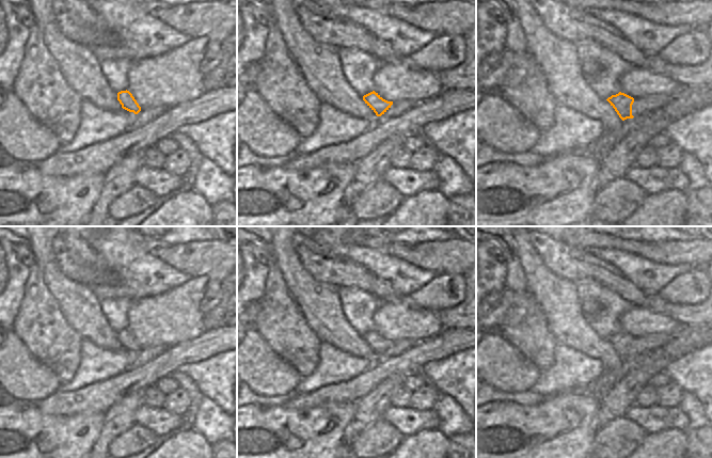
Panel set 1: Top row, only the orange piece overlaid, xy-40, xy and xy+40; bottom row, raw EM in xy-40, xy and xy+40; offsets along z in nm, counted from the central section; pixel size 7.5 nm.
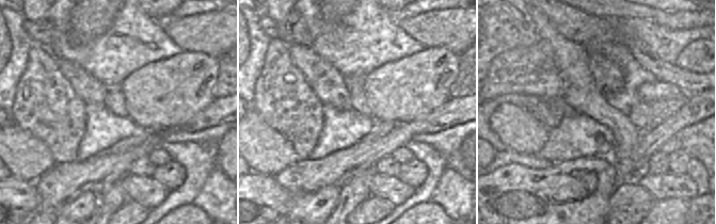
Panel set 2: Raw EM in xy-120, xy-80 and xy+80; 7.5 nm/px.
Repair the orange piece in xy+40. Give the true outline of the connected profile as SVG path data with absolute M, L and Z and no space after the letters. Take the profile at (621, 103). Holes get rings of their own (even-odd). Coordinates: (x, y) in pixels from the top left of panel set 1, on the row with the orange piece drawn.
M619 92L616 95L612 95L606 100L615 109L615 111L622 121L634 117L632 115L632 105L634 102L633 97Z

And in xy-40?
M127 90L117 93L117 100L122 105L122 108L129 112L138 114L141 111L141 107L139 106L132 94Z

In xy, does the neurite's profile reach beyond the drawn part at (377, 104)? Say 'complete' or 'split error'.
complete

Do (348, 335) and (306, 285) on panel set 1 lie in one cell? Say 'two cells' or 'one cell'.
one cell

